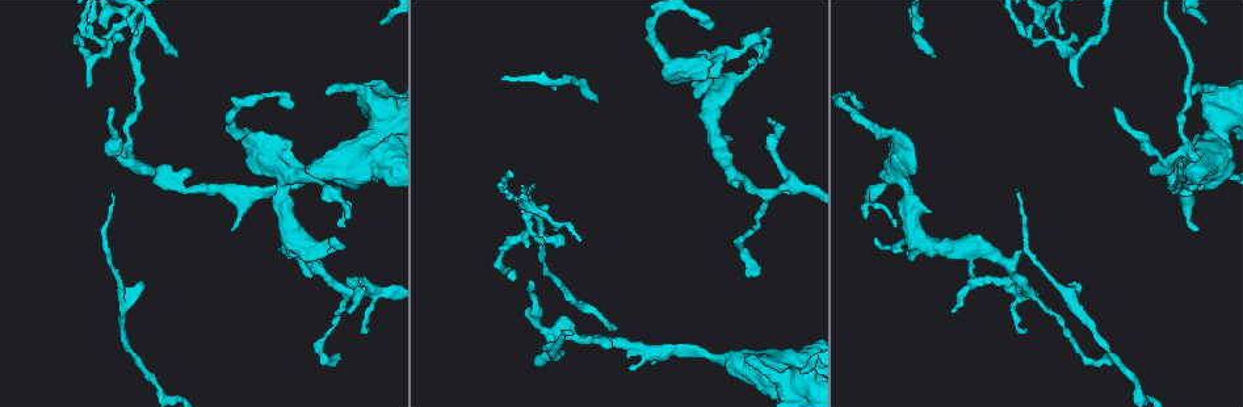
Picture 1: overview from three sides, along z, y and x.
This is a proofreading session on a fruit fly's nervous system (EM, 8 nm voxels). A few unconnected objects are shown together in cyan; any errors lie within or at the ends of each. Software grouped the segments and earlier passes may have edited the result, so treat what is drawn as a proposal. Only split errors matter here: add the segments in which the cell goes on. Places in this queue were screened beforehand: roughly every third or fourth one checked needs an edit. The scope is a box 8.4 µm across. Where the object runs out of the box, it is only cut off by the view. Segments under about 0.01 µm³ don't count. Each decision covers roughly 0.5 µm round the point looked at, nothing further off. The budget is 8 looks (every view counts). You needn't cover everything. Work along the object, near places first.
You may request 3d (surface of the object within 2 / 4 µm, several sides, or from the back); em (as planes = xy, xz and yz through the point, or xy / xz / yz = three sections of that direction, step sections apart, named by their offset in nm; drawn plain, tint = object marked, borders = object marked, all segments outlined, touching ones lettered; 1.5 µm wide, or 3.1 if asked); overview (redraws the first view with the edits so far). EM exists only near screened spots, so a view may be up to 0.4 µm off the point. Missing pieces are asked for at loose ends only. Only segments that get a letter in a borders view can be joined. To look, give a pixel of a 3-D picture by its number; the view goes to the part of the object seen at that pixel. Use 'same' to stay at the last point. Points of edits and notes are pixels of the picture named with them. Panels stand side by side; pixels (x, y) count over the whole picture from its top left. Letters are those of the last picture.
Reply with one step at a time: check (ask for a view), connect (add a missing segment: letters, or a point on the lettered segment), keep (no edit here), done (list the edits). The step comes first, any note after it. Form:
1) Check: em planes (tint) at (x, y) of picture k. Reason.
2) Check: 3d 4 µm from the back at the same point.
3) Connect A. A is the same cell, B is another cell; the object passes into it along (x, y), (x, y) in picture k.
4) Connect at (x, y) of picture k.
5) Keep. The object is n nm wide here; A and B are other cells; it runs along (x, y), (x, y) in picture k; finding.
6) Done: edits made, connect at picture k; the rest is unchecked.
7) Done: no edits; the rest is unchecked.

Check: em xz step 4 (borders) at (234, 230) of picture 1. An open end.

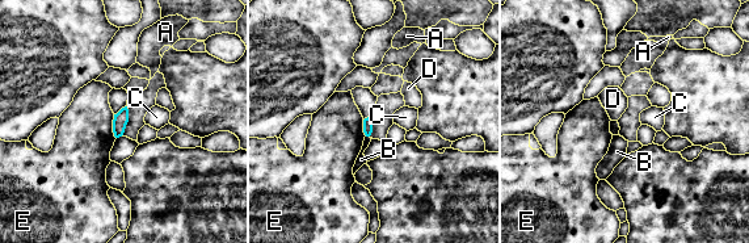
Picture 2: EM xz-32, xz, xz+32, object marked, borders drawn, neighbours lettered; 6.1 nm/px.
Check: em planes (borders) at the same point. Another direction.

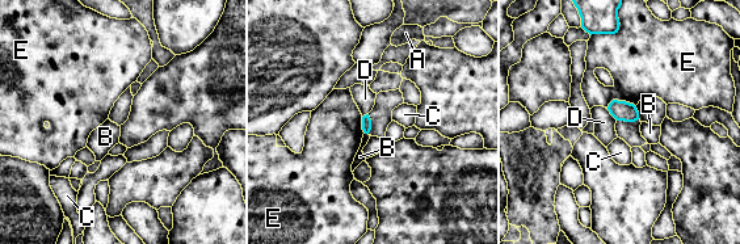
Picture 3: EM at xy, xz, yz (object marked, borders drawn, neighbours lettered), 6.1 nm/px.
Keep. A, B, C, D and E are other cells; a border runs along (606, 109), (617, 120) in picture 3; no lettered segment goes on from it.

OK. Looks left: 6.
Check: em yz step 4 (tint) at (1107, 356) of picture 1. Thin end.

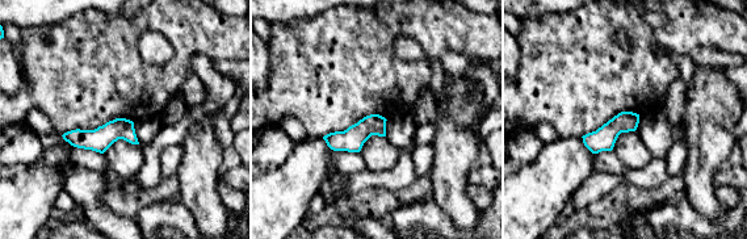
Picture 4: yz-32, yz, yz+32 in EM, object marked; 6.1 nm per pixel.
Check: em yz step 4 (borders) at the same point. What lies round it.

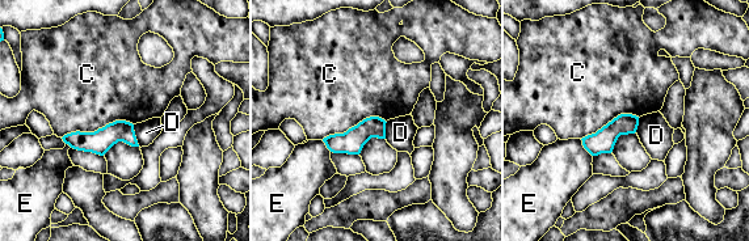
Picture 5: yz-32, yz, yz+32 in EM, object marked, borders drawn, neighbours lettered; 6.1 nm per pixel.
Keep. C, D and E are other cells; a border runs along (133, 123), (113, 121), (62, 138) in picture 5; none of them fits.

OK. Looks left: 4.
Check: 3d 2 µm at (1015, 194) of picture 1. Free end.

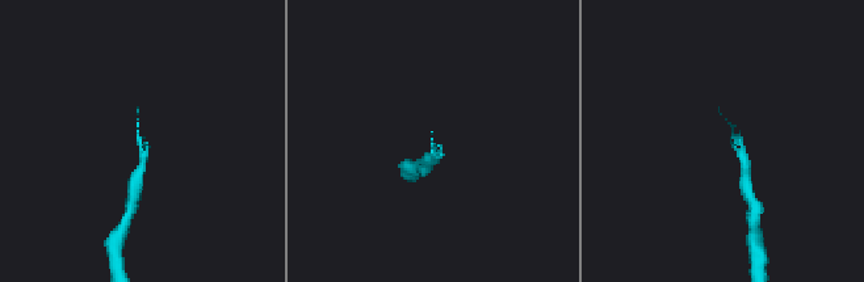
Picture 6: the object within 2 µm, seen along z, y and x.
Check: em planes (tint) at (137, 137) of picture 6. Now the EM.

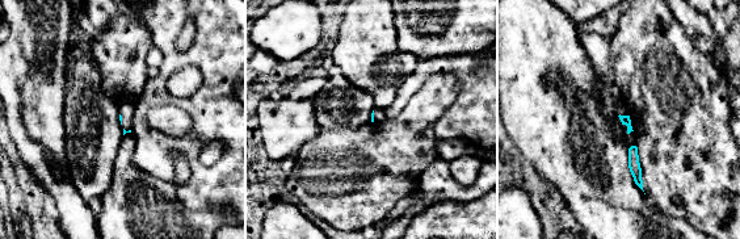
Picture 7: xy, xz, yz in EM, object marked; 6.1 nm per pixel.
Check: em planes (borders) at the same point. See the neighbours.

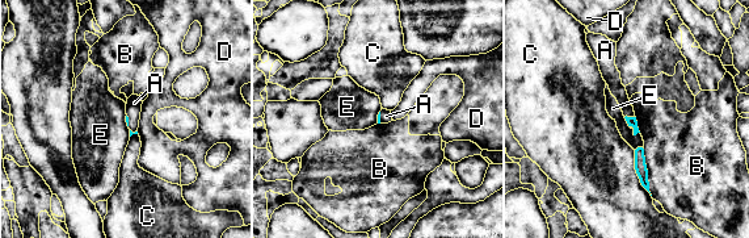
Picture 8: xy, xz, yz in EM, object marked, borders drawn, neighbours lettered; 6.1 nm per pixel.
Connect A. A is the same cell, B, C, D and E are other cells; the cell continues.

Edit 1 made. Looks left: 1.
Done: edits made, connect at picture 8; the rest is unchecked.

